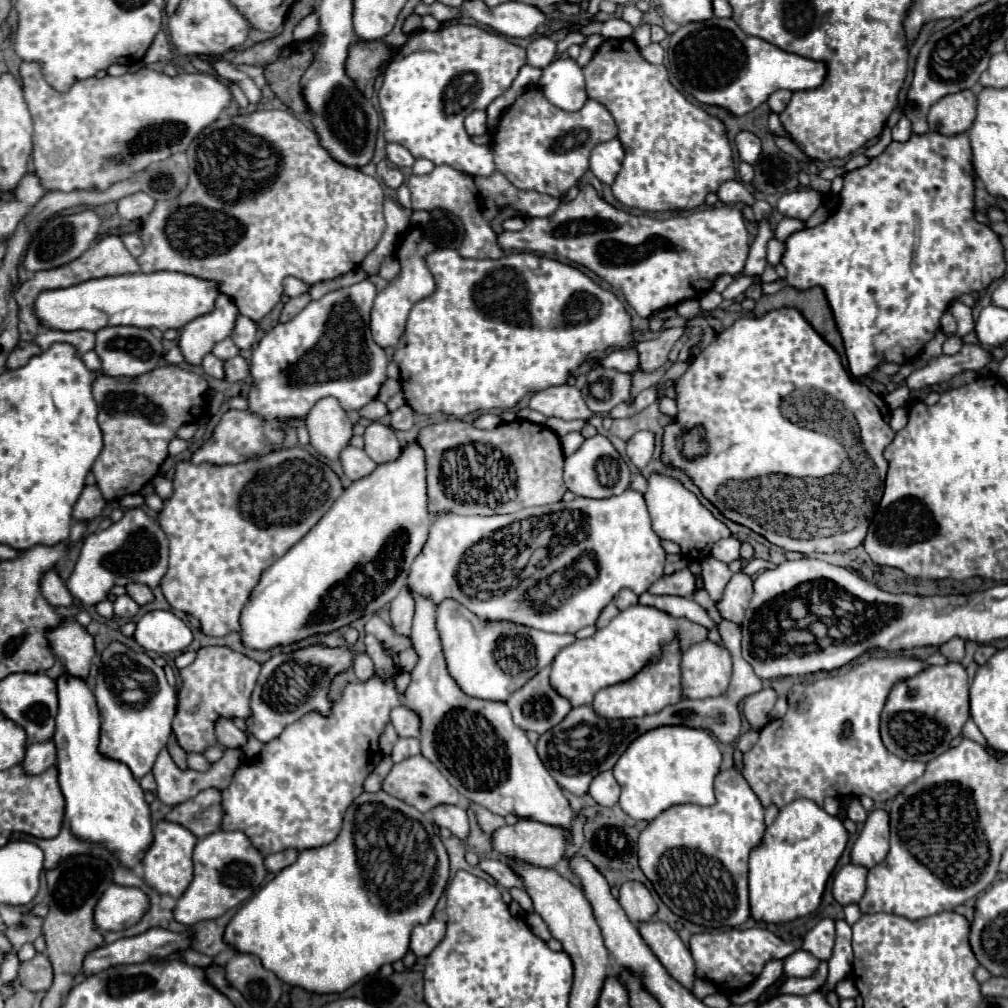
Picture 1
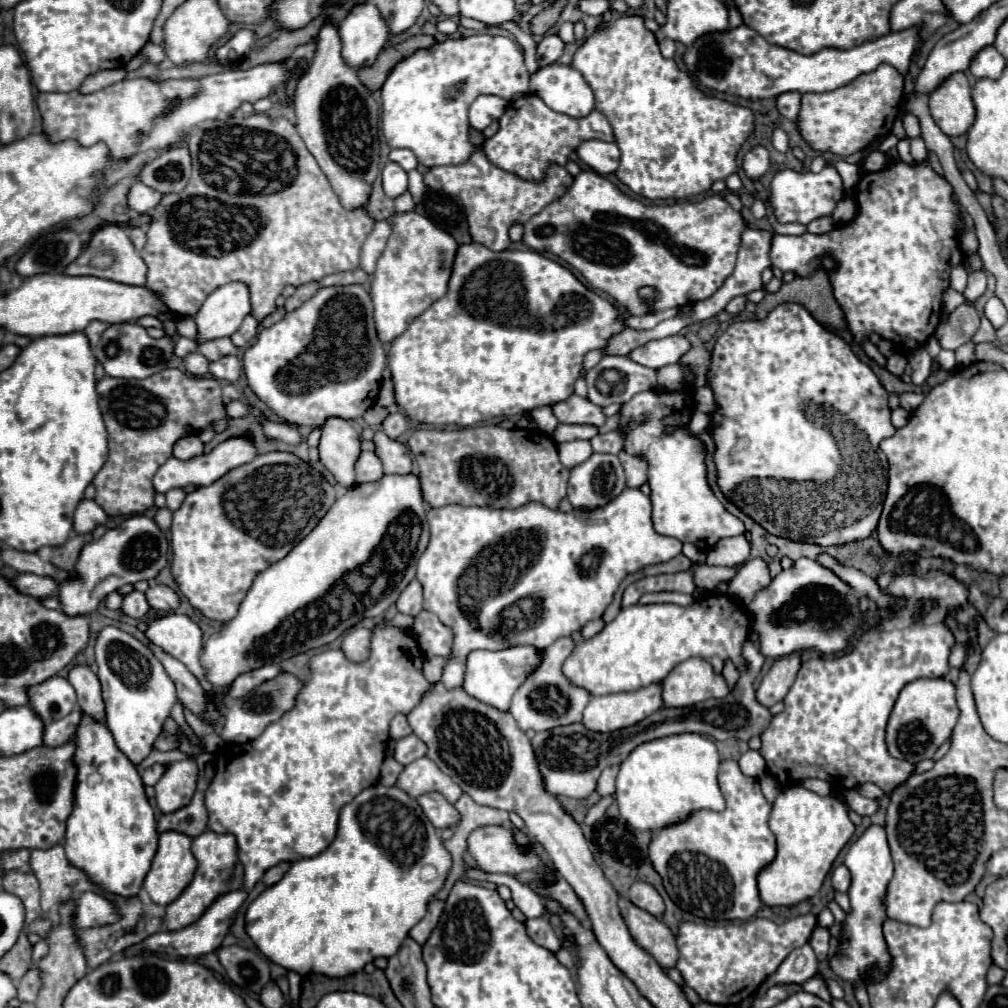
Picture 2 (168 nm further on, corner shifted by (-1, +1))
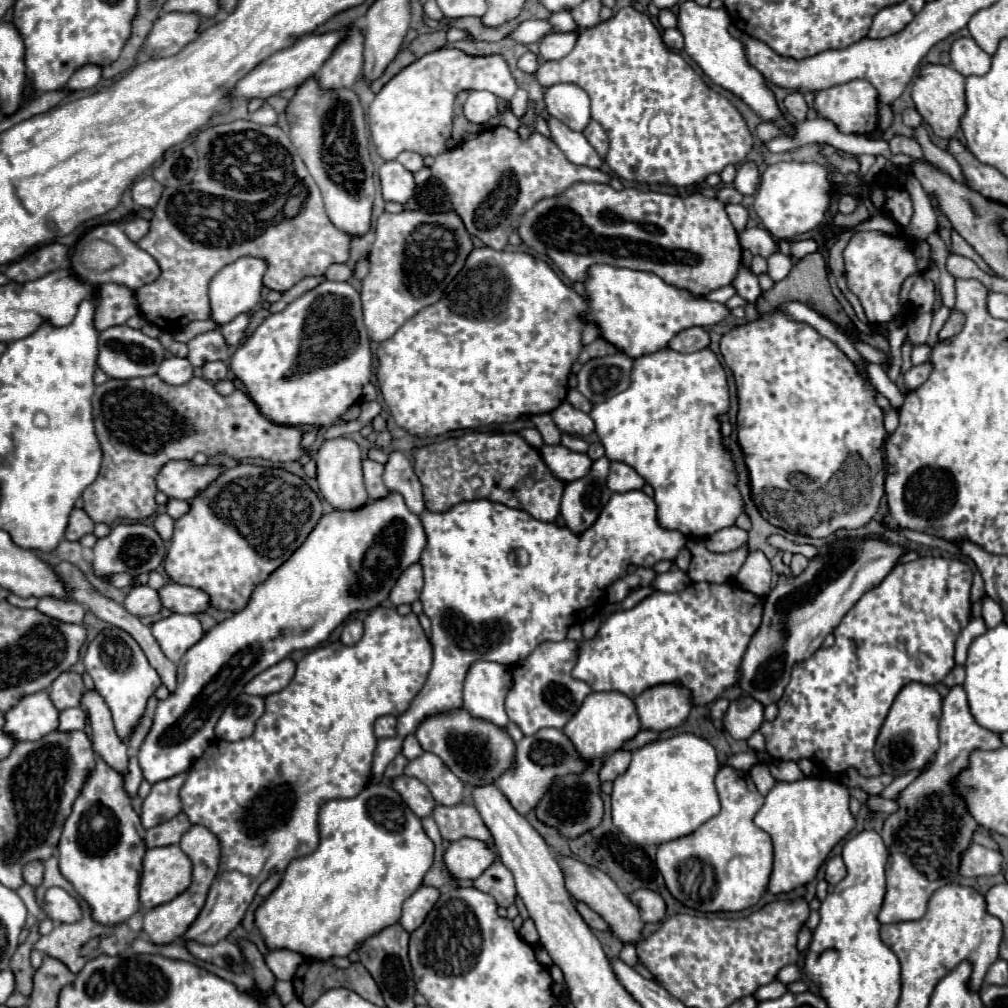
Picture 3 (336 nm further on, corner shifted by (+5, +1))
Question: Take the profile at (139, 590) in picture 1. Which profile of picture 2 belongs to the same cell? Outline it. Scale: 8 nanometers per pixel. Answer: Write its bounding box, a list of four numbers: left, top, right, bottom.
[147,585,179,611]

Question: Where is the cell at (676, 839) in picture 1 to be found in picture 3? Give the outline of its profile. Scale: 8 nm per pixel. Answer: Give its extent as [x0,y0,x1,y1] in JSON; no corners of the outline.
[655,765,773,913]

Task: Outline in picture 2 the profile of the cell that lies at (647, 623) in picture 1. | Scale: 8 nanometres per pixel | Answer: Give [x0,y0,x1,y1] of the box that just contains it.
[563,593,751,695]

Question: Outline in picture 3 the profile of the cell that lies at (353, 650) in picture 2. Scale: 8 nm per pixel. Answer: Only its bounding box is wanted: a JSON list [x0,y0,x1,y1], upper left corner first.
[341,619,363,645]

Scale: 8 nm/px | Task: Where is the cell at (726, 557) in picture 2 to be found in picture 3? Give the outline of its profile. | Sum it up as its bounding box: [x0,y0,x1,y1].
[705,527,747,553]

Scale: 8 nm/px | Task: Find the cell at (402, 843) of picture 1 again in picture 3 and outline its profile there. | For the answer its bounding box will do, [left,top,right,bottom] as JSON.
[255,783,433,961]

